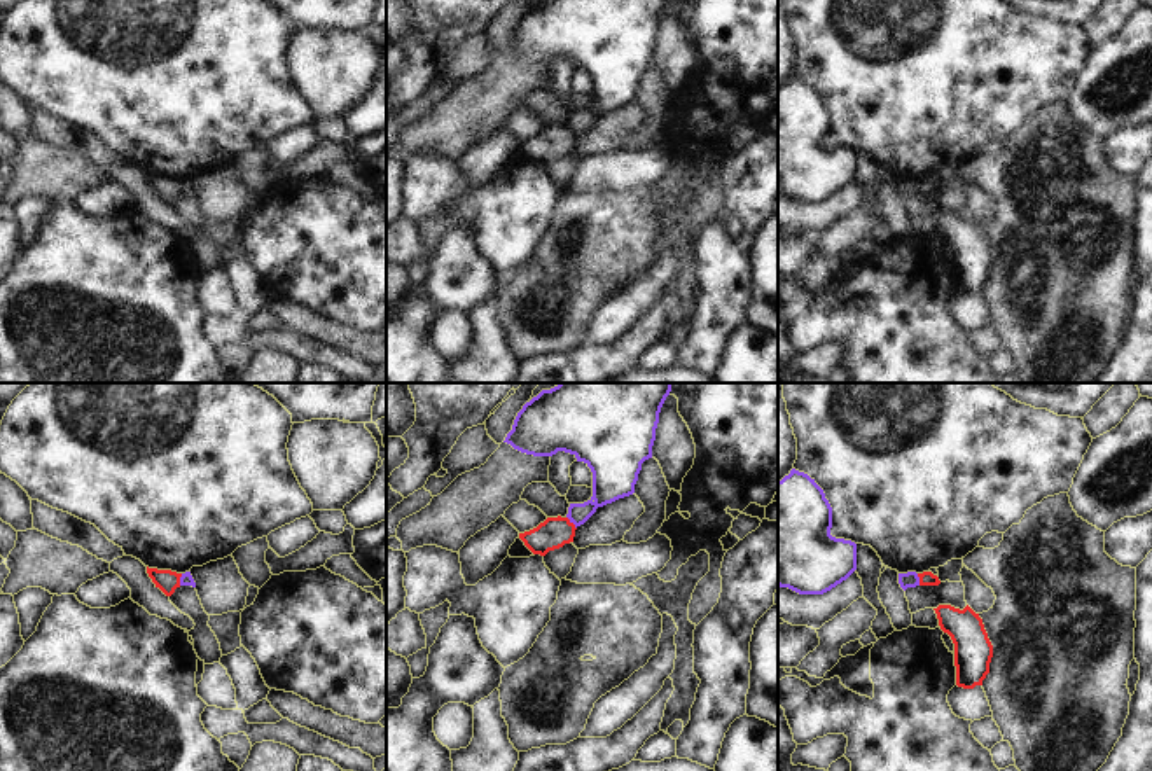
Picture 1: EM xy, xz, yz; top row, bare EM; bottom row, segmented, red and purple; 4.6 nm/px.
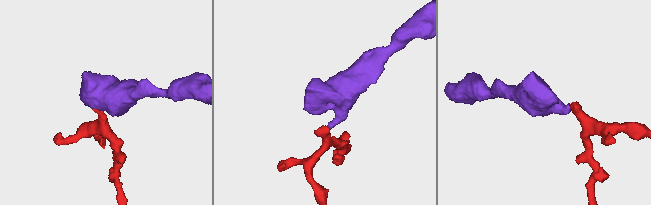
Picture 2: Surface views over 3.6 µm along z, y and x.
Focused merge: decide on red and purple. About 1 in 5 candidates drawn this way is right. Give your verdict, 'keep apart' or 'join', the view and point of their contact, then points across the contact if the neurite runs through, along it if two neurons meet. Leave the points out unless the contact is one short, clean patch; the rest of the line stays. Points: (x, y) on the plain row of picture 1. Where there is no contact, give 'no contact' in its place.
keep apart | xz (572, 131) | along xz (567, 125), (576, 137)

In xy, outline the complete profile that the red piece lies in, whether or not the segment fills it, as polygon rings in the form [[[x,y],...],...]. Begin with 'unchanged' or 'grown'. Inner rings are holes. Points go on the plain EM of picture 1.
unchanged; [[[149,177],[147,182],[166,205],[171,205],[177,196],[180,196],[180,185],[182,182],[171,180],[171,178],[157,178],[157,177]]]

